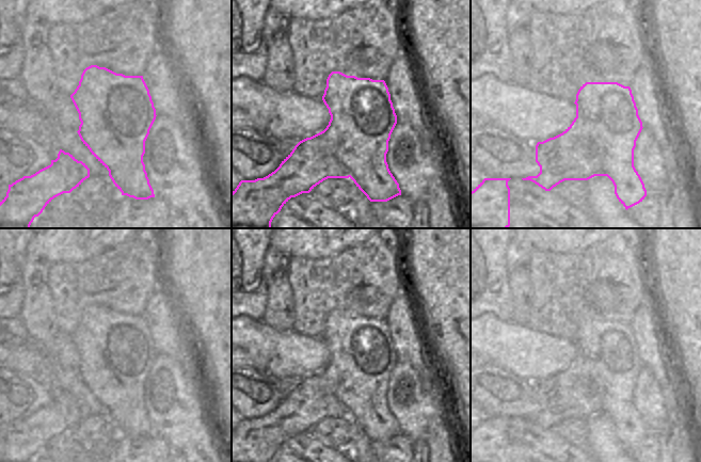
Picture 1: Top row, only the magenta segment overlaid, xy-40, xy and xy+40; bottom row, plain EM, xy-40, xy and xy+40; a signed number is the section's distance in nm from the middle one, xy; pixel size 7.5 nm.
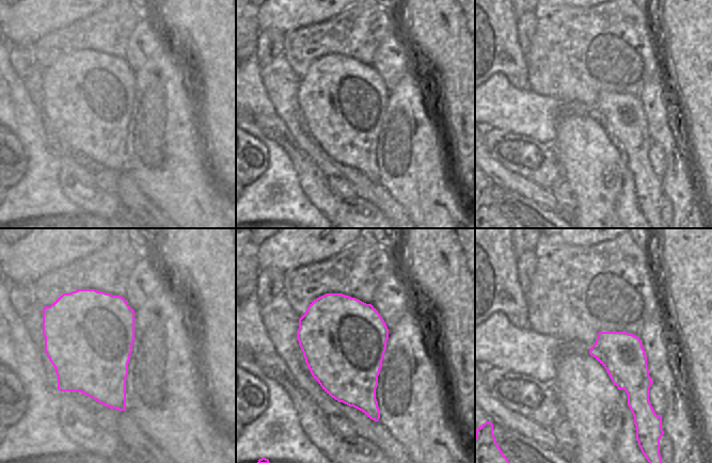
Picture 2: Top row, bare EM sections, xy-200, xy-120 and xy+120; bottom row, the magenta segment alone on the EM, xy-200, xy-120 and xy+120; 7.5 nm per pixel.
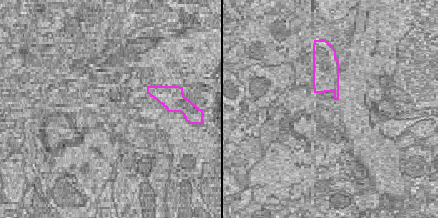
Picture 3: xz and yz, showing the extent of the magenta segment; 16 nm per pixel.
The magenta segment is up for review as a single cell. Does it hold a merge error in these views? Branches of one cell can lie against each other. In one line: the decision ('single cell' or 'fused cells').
fused cells

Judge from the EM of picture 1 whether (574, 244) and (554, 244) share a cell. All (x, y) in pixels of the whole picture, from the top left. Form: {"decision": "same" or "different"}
{"decision": "same"}

